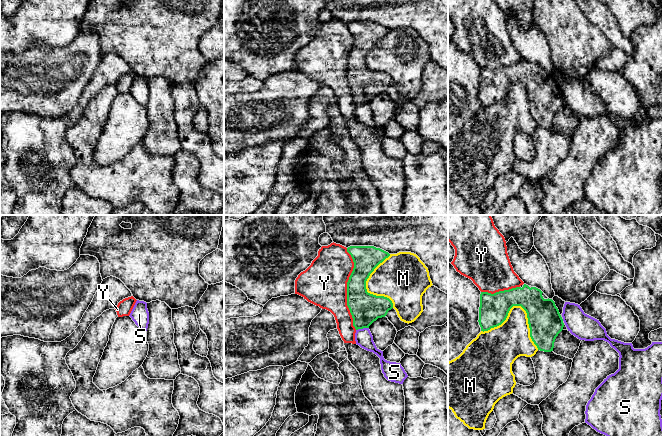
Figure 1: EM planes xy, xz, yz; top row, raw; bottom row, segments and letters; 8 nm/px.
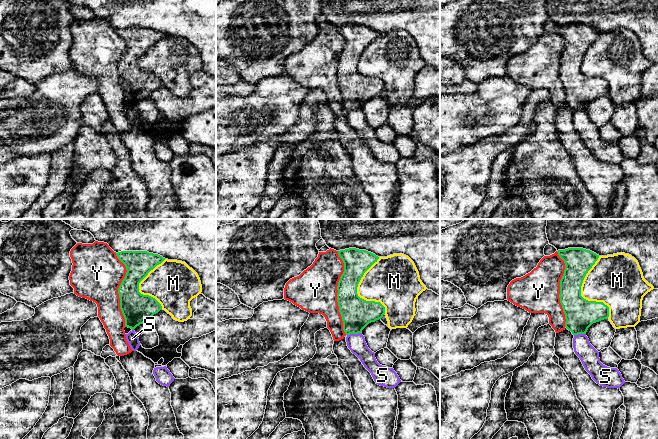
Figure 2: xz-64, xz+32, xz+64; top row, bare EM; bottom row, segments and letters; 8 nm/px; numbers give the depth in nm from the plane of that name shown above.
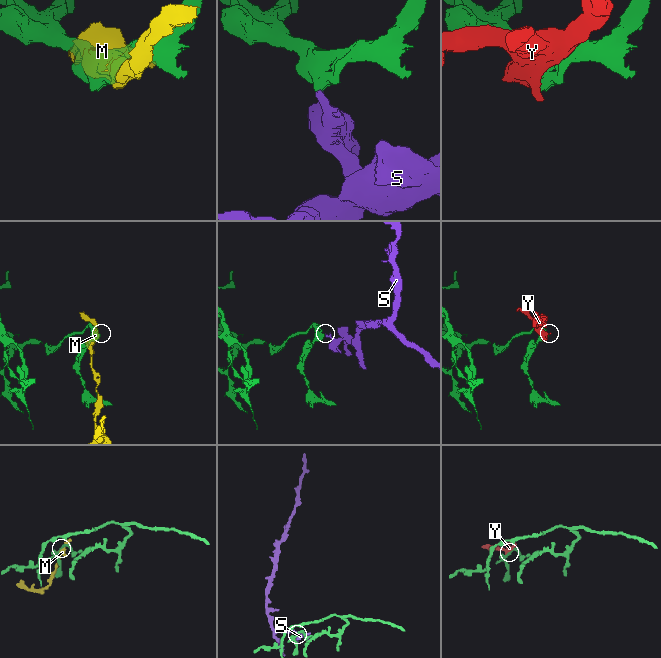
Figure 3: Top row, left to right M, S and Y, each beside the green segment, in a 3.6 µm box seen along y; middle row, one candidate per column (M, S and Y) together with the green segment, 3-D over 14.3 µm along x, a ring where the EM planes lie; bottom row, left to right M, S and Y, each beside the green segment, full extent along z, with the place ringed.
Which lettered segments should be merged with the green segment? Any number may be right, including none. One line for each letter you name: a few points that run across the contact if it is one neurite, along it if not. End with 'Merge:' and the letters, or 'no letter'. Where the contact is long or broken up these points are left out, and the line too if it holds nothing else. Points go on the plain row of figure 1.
Merge: no letter

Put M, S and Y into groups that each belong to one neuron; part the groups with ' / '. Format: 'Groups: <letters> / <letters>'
Groups: M / S / Y

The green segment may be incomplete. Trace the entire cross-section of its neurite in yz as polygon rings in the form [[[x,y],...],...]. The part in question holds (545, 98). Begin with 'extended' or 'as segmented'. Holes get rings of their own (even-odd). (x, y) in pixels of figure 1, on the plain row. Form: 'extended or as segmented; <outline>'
as segmented; [[[516,63],[494,70],[481,68],[479,101],[481,107],[501,101],[513,82],[521,82],[527,89],[530,113],[538,126],[551,128],[564,99],[555,78],[544,75],[542,67],[536,63]]]

